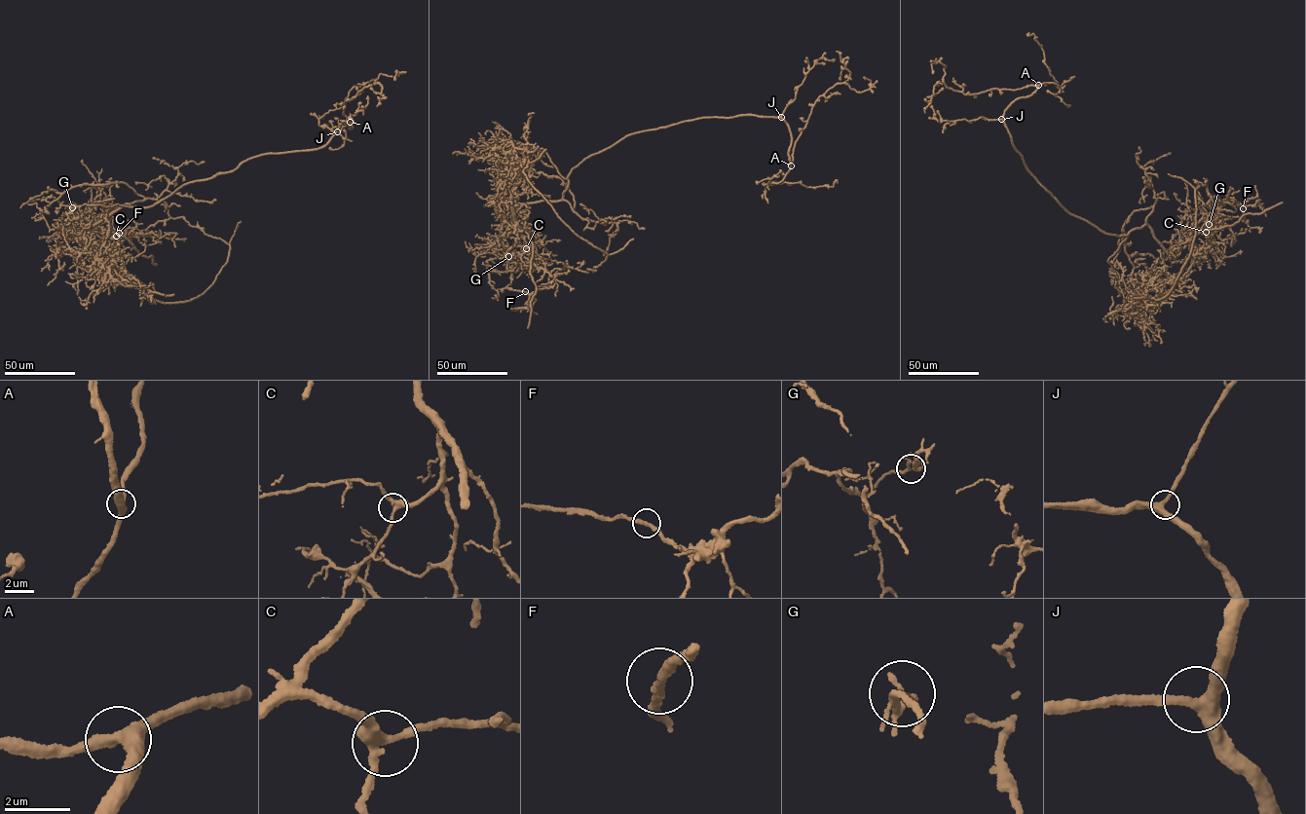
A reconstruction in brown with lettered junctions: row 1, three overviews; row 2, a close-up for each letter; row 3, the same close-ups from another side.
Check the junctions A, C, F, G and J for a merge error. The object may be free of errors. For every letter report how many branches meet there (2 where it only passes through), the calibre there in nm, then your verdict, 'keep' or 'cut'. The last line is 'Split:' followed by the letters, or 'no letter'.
A: 3 branches meet; 320 nm thick; keep
C: 3 branches meet; 280 nm thick; keep
F: 2 branches meet; 280 nm thick; keep
G: 2 branches meet; 180 nm thick; cut
J: 3 branches meet; 360 nm thick; keep
Split: G

